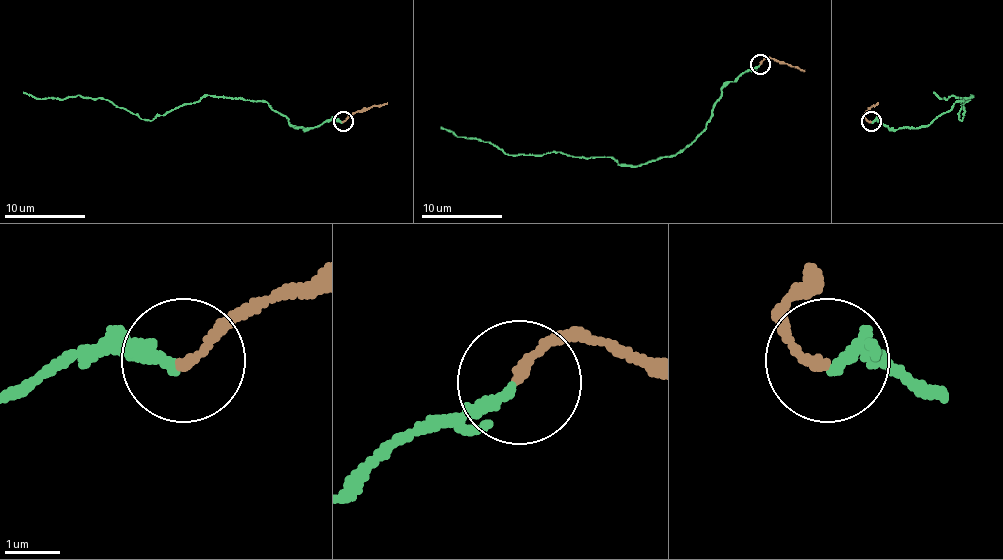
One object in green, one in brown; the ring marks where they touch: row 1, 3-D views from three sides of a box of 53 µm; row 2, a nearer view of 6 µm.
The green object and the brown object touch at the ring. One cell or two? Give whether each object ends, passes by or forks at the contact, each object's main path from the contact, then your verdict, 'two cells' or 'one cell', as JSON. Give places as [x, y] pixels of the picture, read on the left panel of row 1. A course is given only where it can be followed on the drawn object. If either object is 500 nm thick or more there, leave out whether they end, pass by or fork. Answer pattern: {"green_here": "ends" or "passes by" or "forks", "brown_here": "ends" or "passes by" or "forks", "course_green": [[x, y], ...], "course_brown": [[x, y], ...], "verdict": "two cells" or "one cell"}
{"green_here": "ends", "brown_here": "ends", "course_green": [[341, 122], [295, 128], [265, 101], [219, 95], [202, 95], [144, 120], [106, 99], [38, 97], [24, 91]], "course_brown": [[343, 122], [387, 101]], "verdict": "one cell"}

